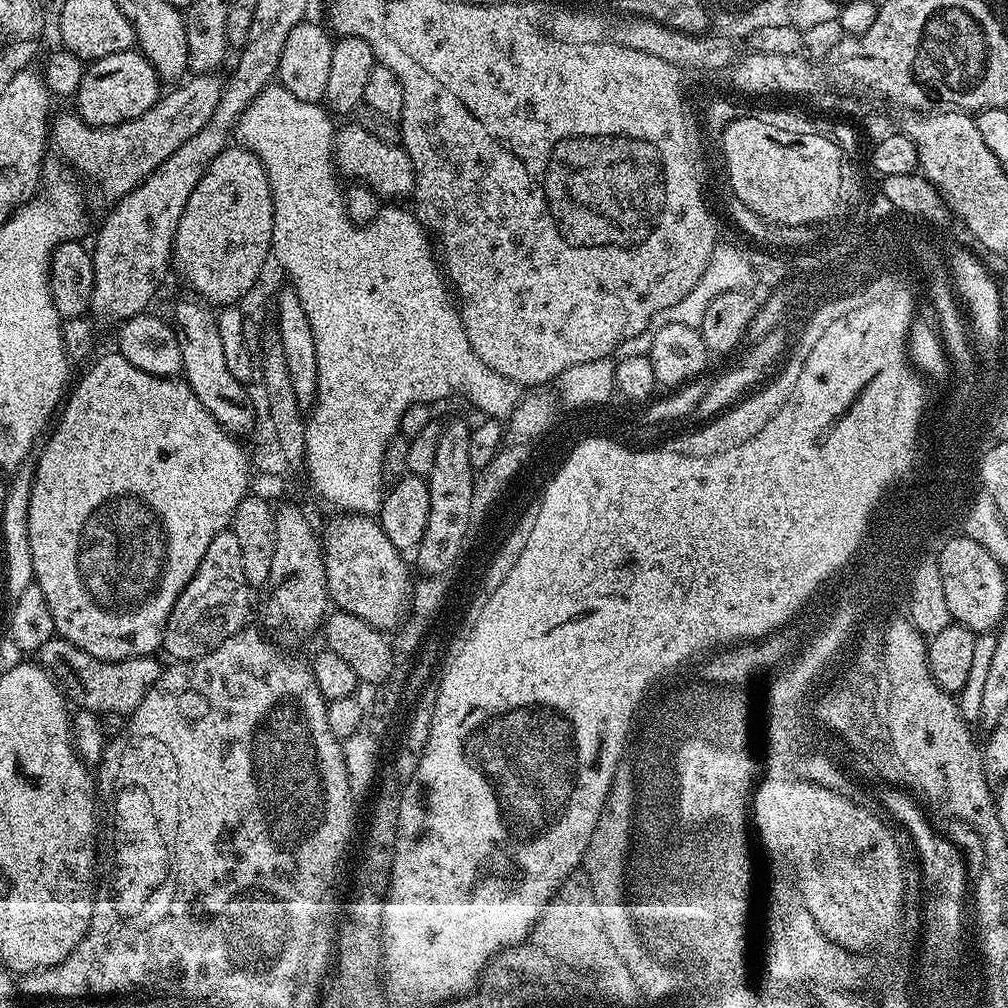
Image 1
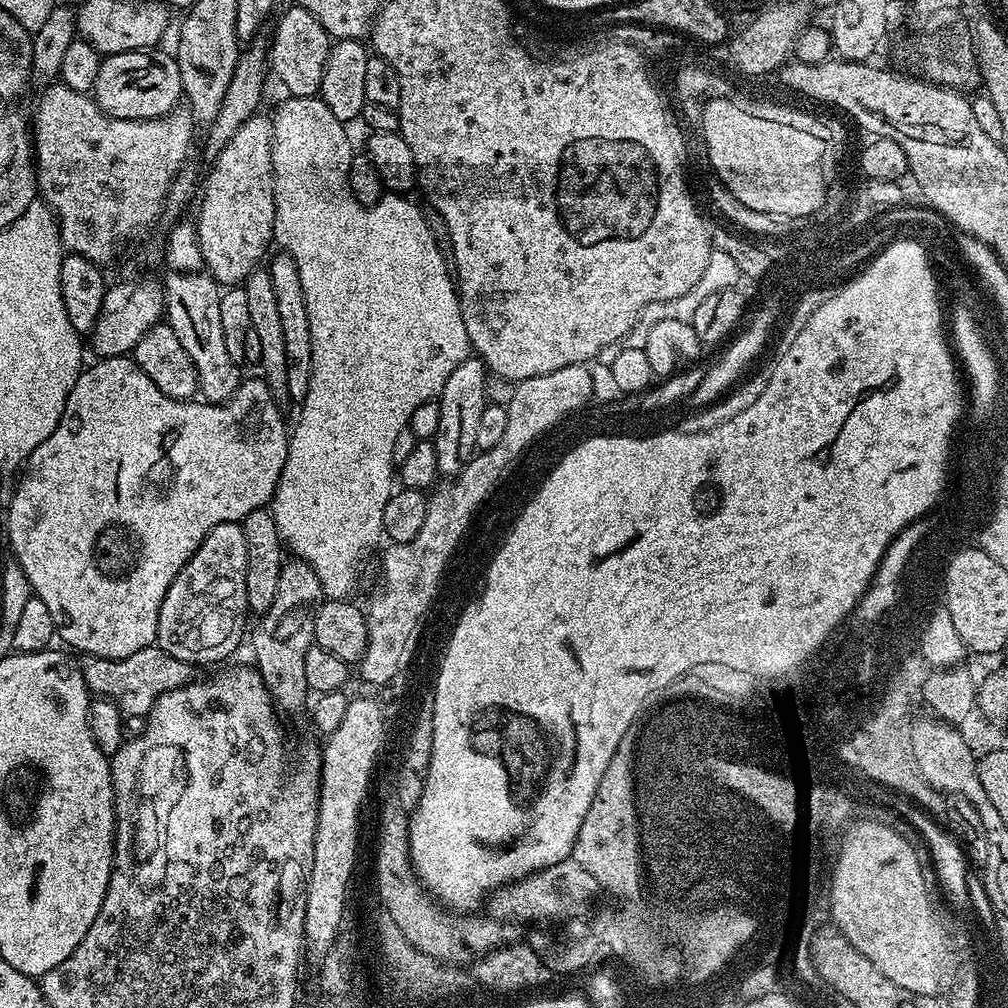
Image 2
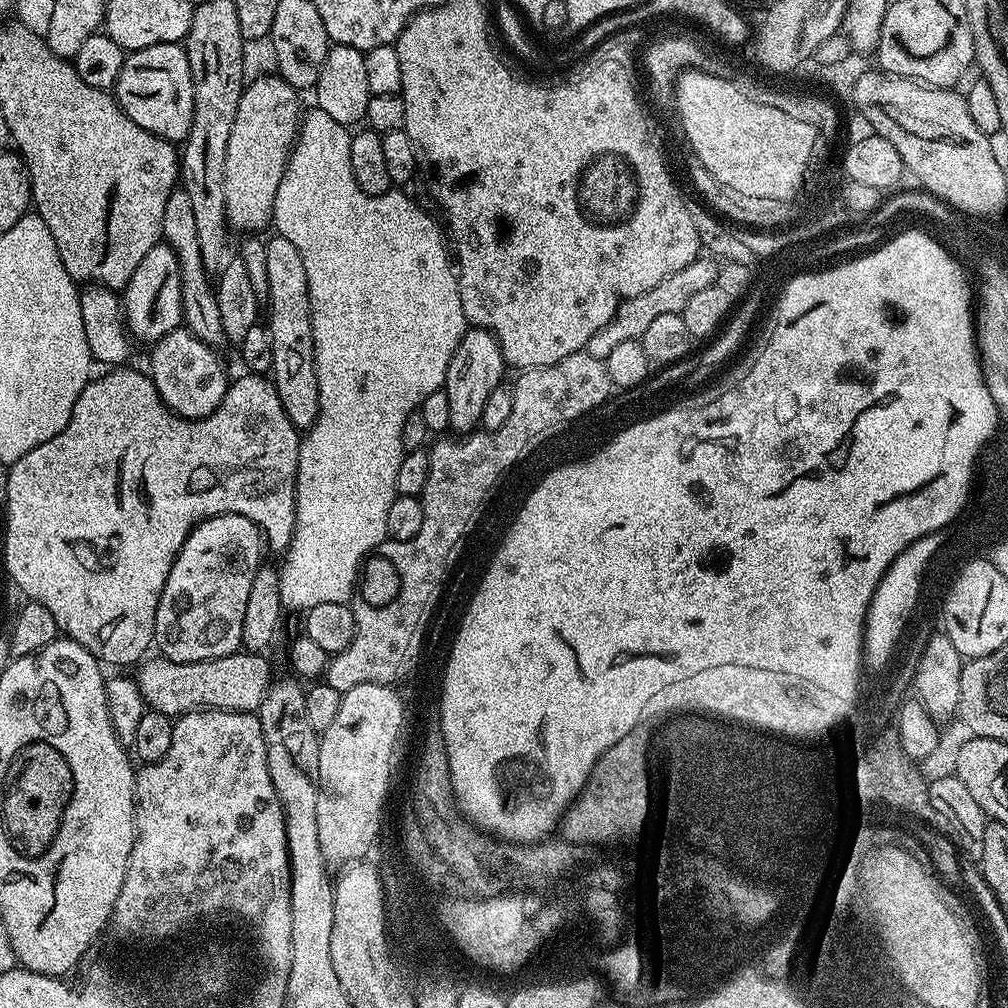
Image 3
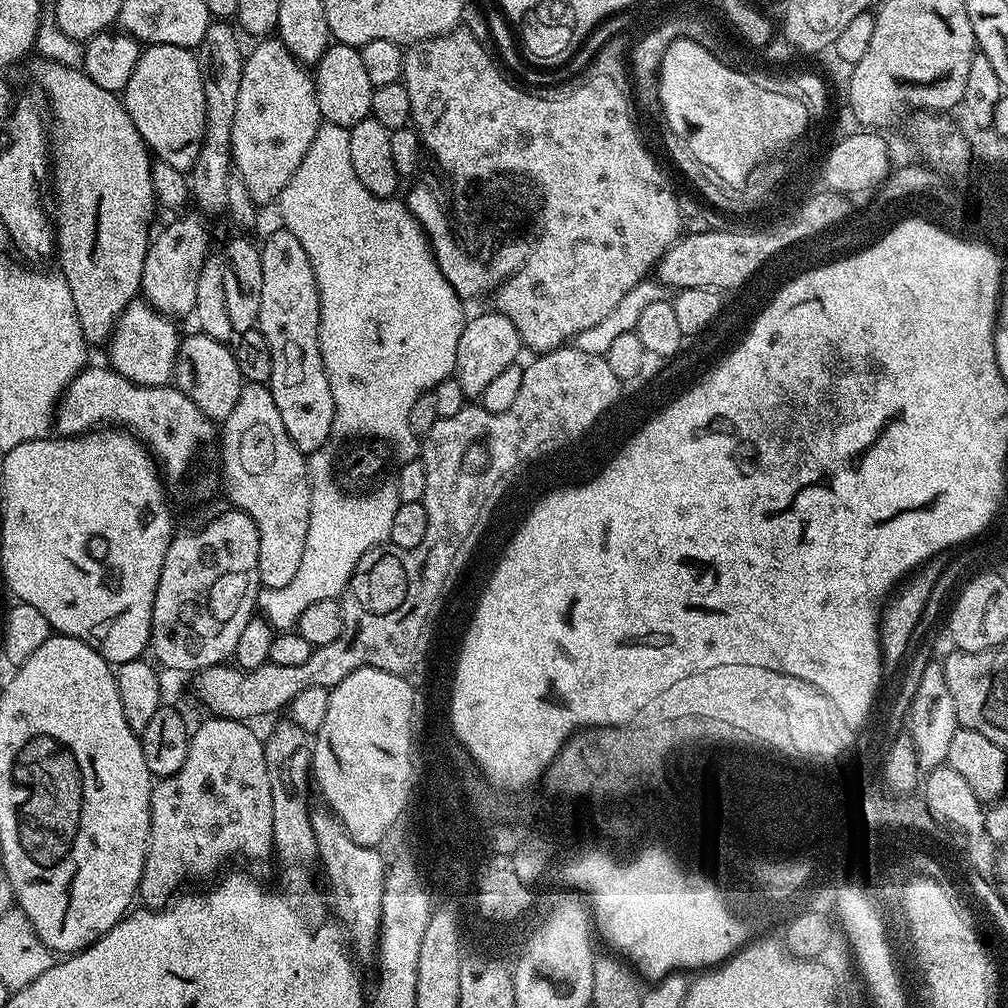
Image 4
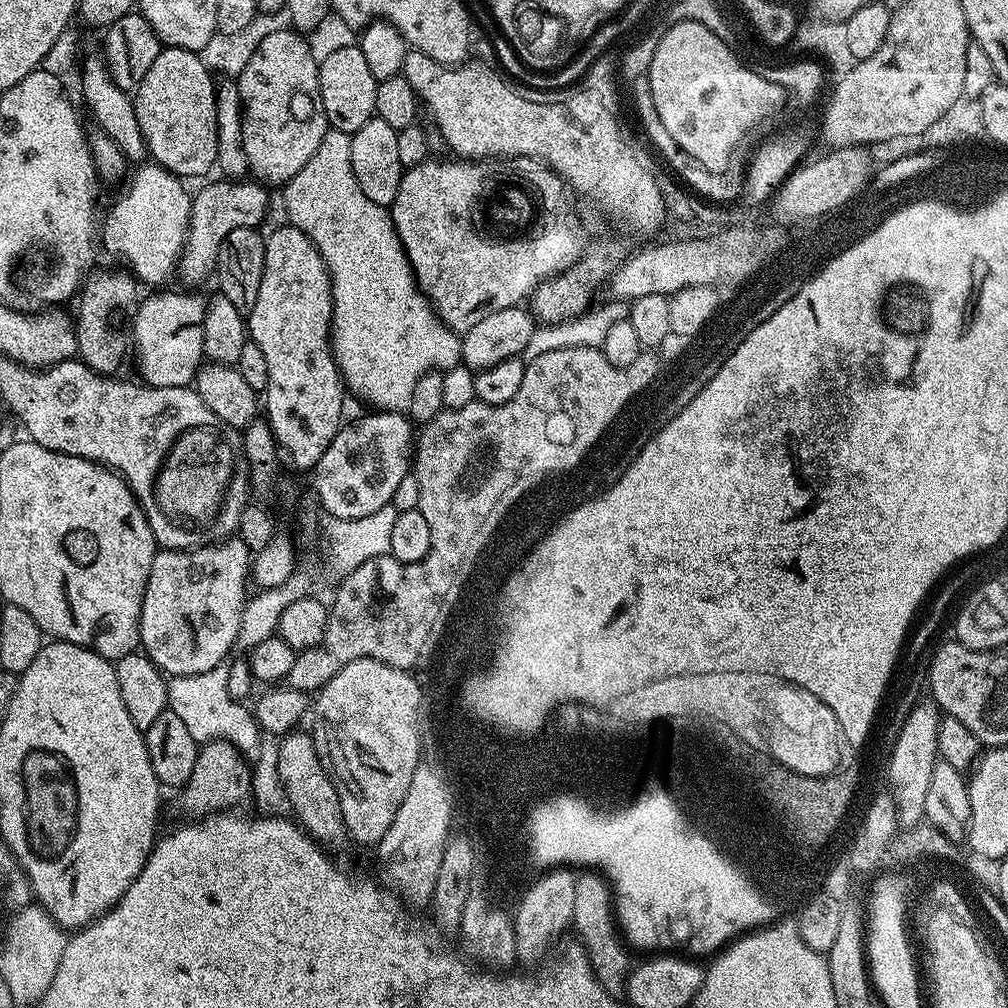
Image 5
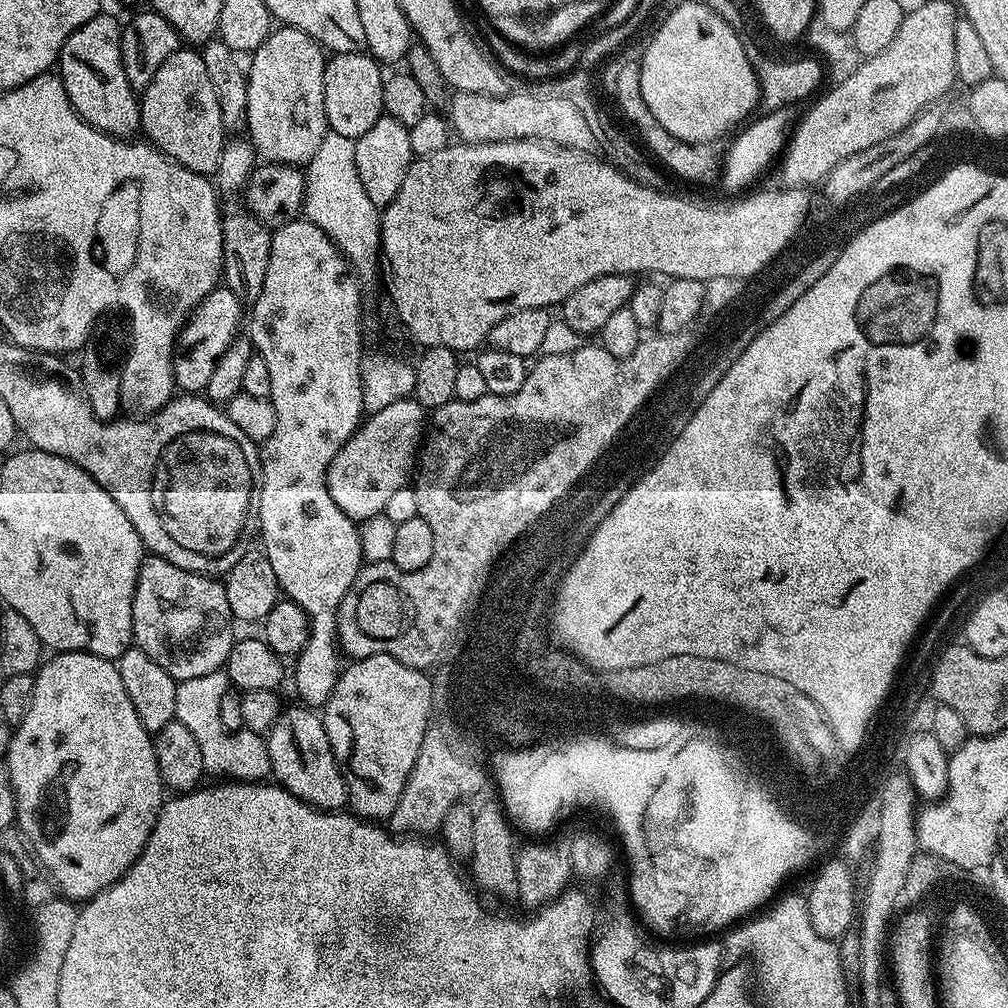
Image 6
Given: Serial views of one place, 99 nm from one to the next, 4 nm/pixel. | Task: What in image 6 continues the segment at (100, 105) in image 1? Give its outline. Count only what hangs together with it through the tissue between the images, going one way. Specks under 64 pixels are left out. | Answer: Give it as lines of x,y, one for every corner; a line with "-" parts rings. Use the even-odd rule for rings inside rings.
184,46
170,54
170,58
158,66
158,74
154,74
154,78
143,88
138,103
140,127
143,135
148,135
145,136
147,143
181,168
206,177
215,173
226,143
226,131
213,83
206,74
199,51

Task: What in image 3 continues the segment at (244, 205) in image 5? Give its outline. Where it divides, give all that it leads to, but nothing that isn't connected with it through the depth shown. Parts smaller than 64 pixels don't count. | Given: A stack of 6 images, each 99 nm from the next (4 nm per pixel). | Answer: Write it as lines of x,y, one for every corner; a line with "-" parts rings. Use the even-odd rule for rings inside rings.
165,242
158,243
146,253
146,258
138,262
134,278
122,290
124,322
128,331
137,341
161,340
170,330
184,324
182,282
180,281
179,262
174,250

